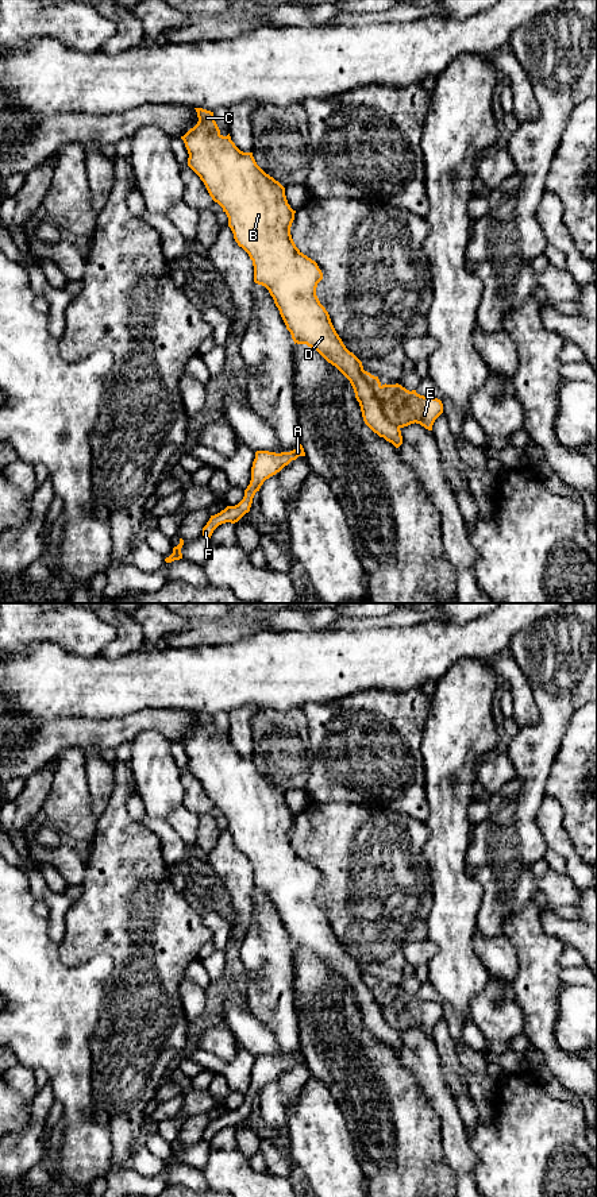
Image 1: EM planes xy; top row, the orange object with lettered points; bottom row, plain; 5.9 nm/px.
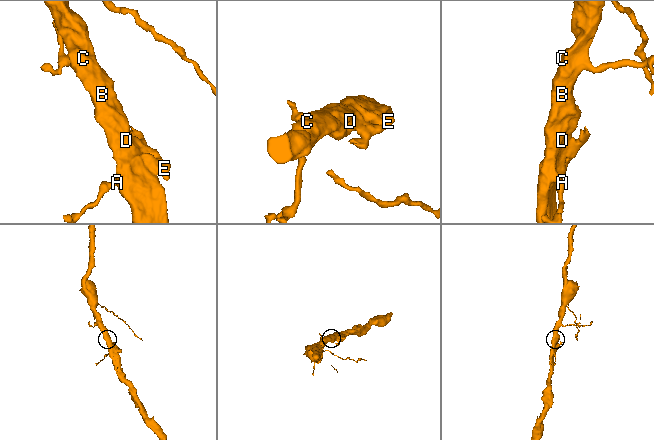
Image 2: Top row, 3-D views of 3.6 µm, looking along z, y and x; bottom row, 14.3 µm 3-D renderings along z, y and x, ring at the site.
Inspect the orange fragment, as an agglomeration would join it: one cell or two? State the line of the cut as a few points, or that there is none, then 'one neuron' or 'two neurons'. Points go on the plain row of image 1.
cut in xy along (364, 975), (365, 984), (377, 996), (382, 1018), (399, 1033); two neurons

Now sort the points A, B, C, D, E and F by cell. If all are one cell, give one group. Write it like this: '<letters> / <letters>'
A B C D F / E

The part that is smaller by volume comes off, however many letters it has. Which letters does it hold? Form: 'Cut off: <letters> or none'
Cut off: E

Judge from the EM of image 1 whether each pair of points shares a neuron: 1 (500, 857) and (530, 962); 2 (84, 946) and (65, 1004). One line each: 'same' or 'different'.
1: different
2: different

